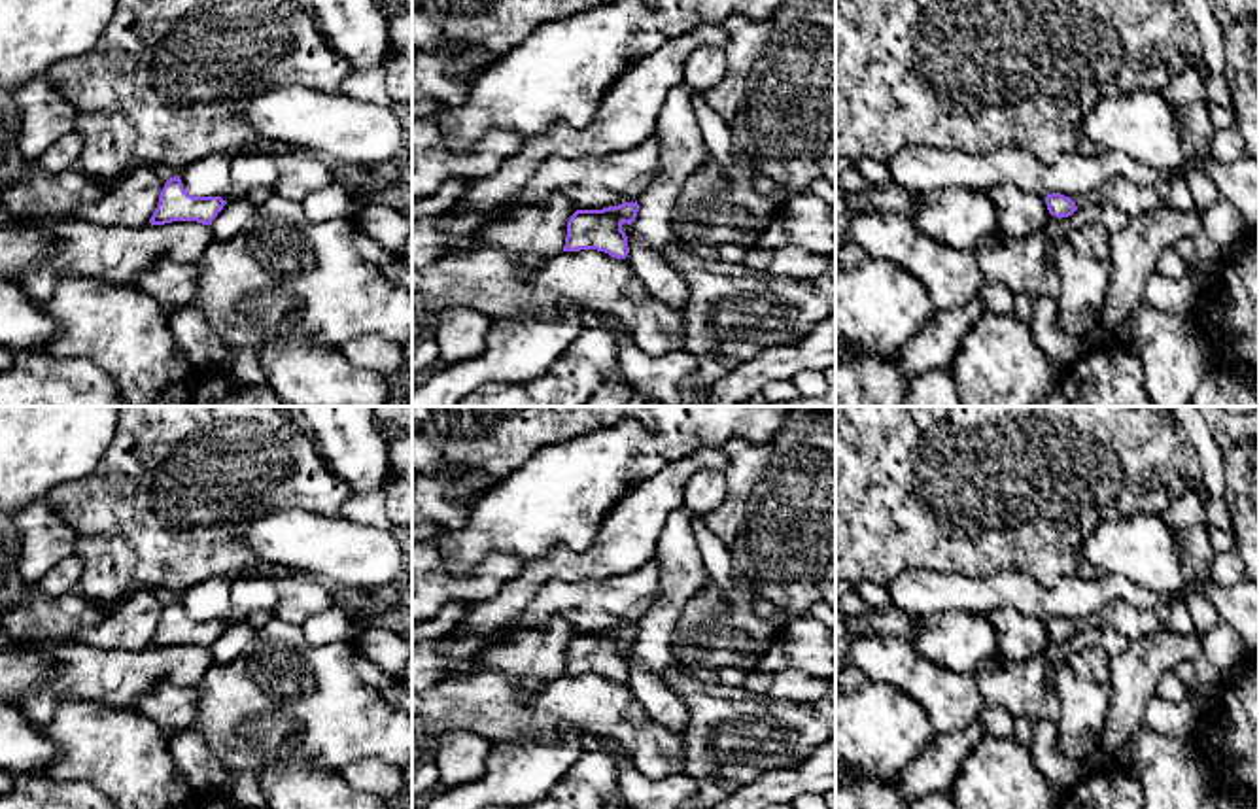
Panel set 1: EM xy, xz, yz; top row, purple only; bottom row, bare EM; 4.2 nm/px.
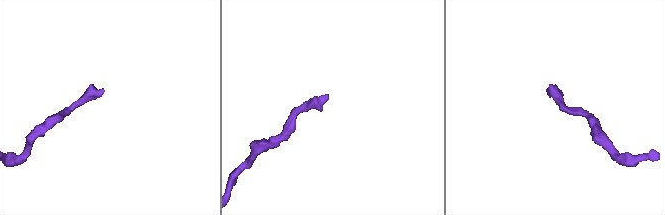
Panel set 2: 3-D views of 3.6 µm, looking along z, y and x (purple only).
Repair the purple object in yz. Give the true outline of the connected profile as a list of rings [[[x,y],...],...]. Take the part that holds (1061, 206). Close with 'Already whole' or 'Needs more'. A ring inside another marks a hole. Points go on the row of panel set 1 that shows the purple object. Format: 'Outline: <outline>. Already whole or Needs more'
Outline: [[[1061,193],[1047,195],[1045,204],[1049,214],[1055,217],[1068,217],[1078,210],[1076,202]]]. Already whole

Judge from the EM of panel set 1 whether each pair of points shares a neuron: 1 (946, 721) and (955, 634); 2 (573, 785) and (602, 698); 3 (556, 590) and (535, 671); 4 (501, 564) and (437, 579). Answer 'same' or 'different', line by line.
1: different
2: different
3: different
4: same

